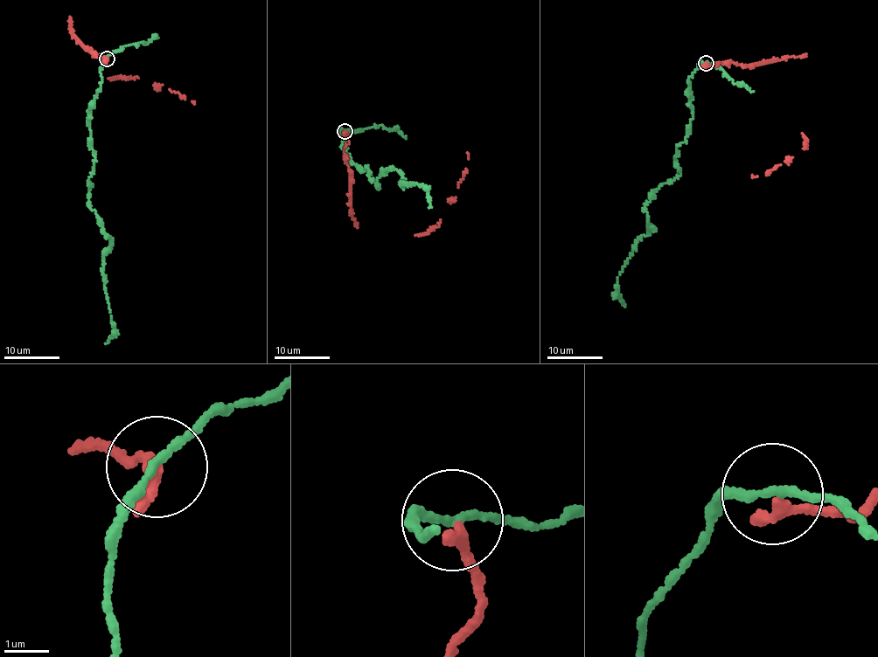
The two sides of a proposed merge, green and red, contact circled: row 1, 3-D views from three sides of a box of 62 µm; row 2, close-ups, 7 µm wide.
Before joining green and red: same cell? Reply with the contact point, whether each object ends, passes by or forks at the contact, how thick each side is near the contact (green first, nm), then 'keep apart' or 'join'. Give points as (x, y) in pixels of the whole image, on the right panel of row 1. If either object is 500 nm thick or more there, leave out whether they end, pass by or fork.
at (706, 63); green passes by; red ends there; 170 nm thick on the green side, 320 nm on the other; keep apart

